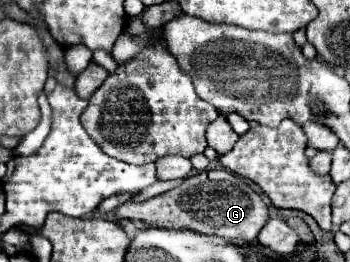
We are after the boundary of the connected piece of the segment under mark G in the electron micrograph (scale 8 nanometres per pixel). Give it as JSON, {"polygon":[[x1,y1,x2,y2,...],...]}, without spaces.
{"polygon":[[224,168,200,172,184,180,178,188,144,202,126,200,114,212,118,218,130,218,168,228,190,228,204,234,218,234,230,240,248,240,248,242,256,240,258,232,270,218,270,210,260,198,260,194,252,186,248,186,244,178]]}

